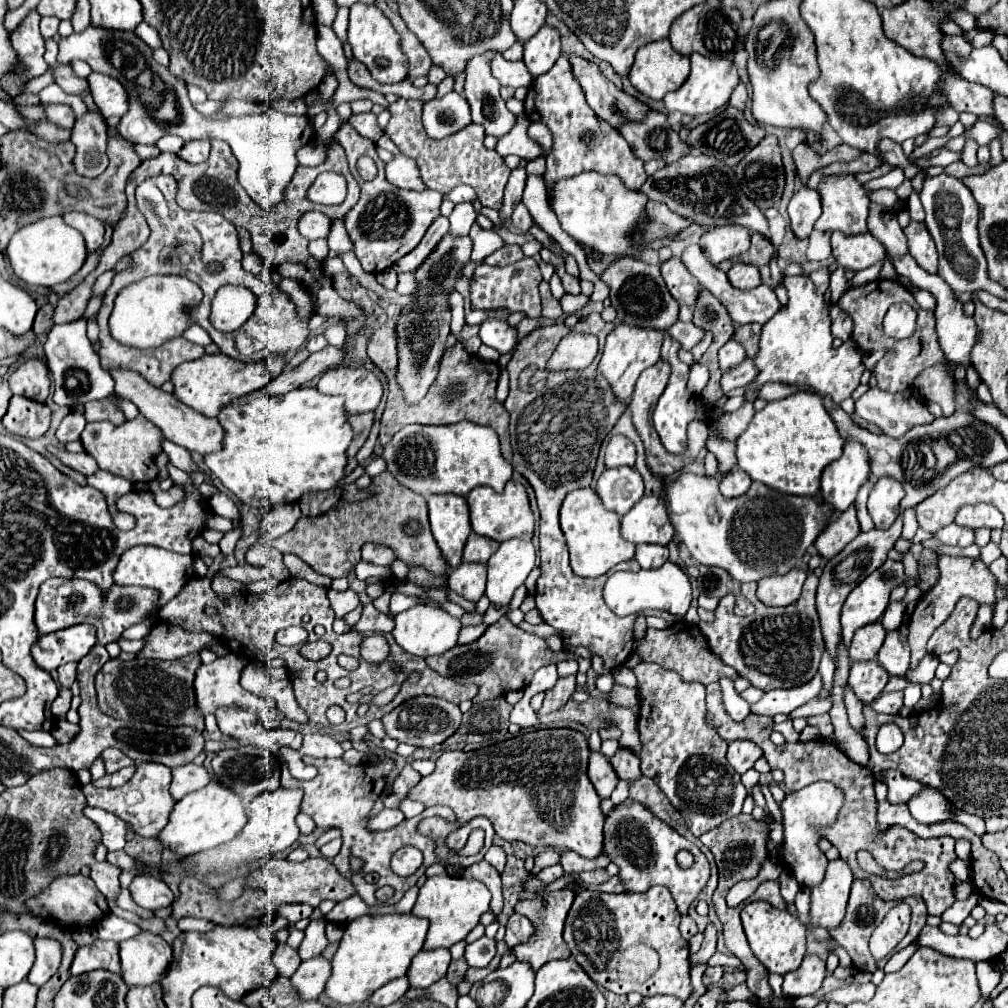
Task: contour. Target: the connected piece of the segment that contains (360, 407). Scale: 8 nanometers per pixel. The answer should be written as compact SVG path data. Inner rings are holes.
M338 366L322 374L318 382L322 394L340 394L346 398L348 414L372 412L382 398L382 382L366 368Z

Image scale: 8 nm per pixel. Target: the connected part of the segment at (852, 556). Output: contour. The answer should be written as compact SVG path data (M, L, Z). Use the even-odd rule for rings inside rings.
M902 516L888 528L888 530L870 530L870 532L860 532L856 536L856 540L852 540L838 556L834 556L832 560L826 562L824 572L820 576L820 586L818 586L818 596L816 596L816 608L818 608L818 616L820 616L820 624L822 624L822 634L824 634L824 644L826 650L830 654L830 658L834 660L834 666L838 664L838 644L842 640L842 628L840 628L840 608L846 600L846 596L850 594L850 590L854 590L866 576L870 576L876 568L880 568L886 558L888 552L894 548L896 540L902 534Z

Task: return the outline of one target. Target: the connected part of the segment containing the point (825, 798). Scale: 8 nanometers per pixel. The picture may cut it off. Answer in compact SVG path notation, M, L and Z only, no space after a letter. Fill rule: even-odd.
M814 782L814 786L808 786L798 792L786 794L786 798L780 804L782 810L782 824L784 824L784 838L782 838L782 864L794 874L800 886L814 888L818 882L822 882L822 874L826 872L826 856L818 848L820 834L818 830L824 826L830 826L834 818L838 816L838 810L842 808L842 792L836 786L830 786L828 782Z

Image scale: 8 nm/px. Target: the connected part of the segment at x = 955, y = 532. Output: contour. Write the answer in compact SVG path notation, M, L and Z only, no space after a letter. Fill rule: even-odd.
M948 524L942 530L936 532L936 538L942 540L948 546L960 546L966 548L970 544L974 544L974 530L966 528L966 526L958 526L958 524Z

